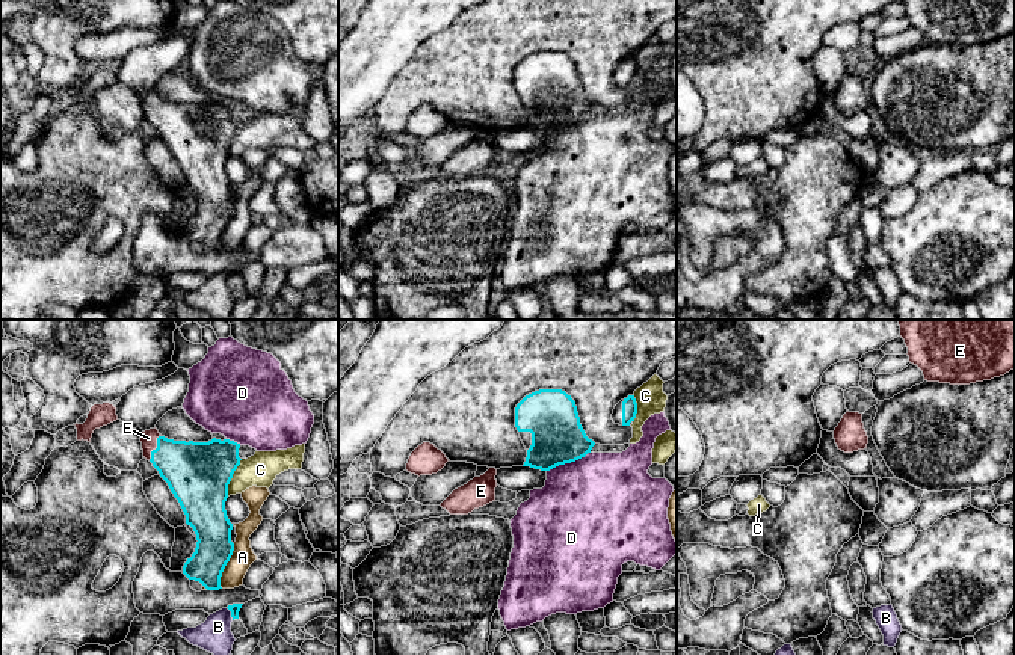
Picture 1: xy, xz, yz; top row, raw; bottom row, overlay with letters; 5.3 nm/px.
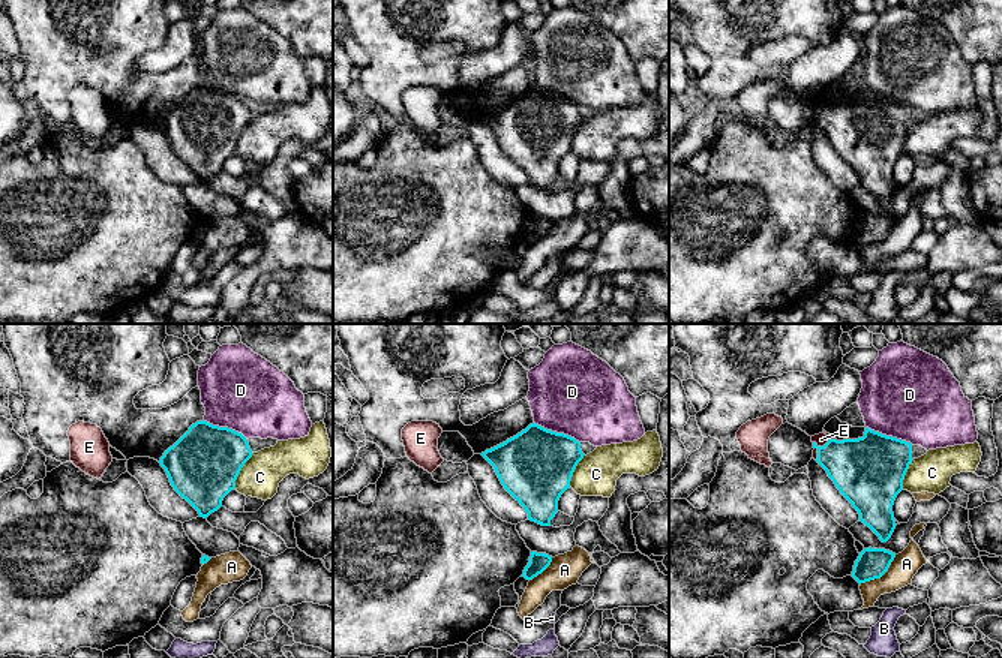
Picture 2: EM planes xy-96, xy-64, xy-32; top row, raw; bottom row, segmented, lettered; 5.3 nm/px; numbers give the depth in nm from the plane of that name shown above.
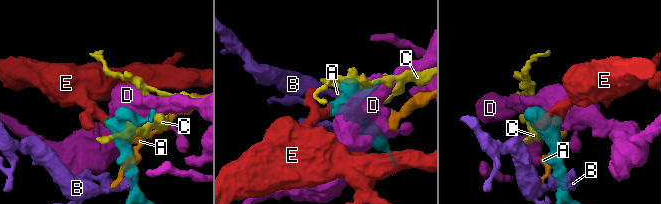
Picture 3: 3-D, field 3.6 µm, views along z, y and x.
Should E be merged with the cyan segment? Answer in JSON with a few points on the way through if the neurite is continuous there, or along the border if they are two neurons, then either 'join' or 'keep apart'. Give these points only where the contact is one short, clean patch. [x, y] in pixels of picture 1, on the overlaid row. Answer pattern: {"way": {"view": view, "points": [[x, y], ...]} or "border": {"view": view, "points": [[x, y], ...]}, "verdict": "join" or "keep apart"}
{"way": {"view": "xy", "points": [[197, 473], [157, 447], [148, 438]]}, "verdict": "join"}

